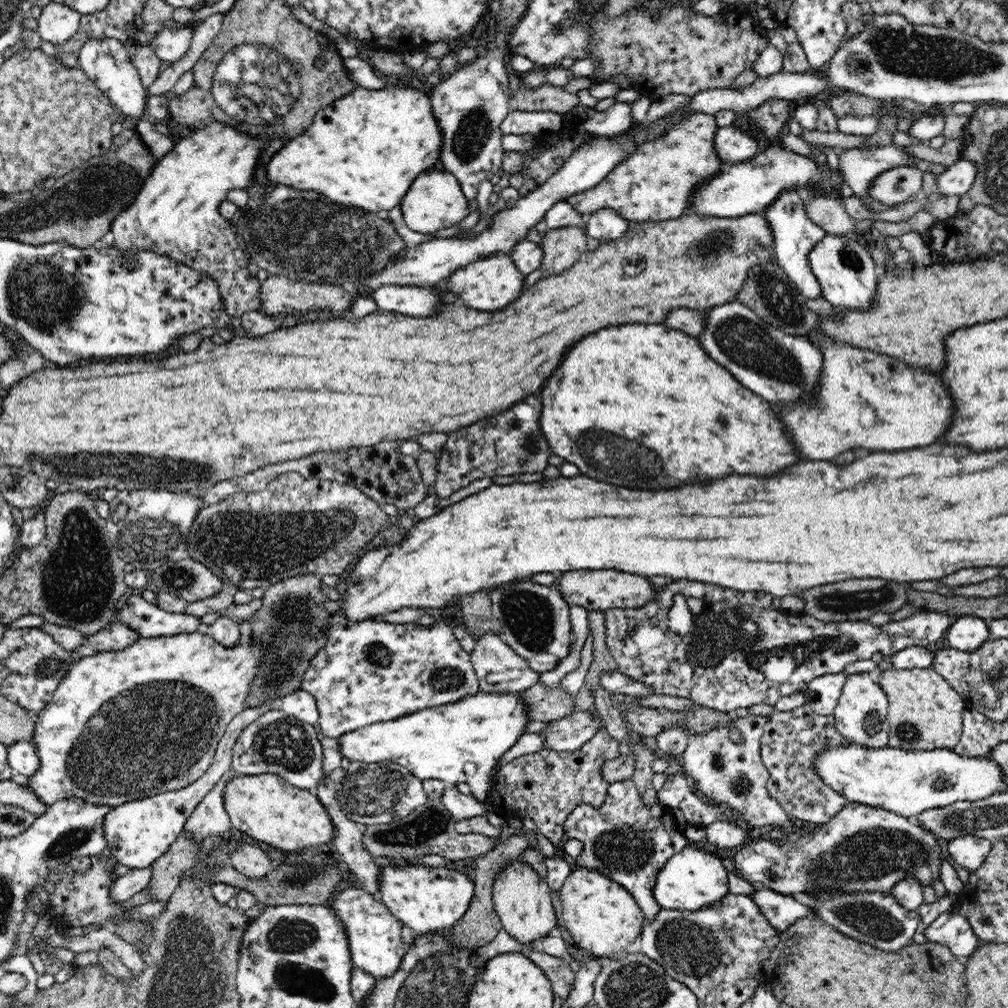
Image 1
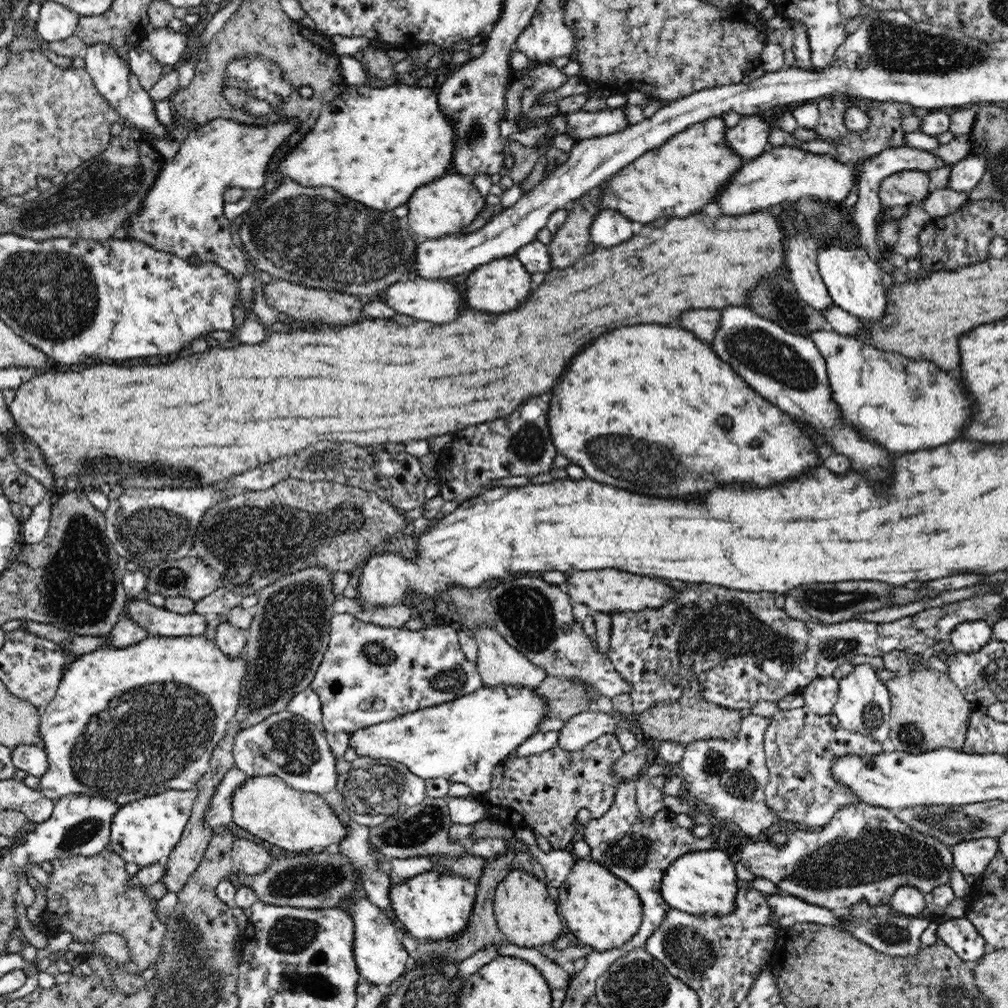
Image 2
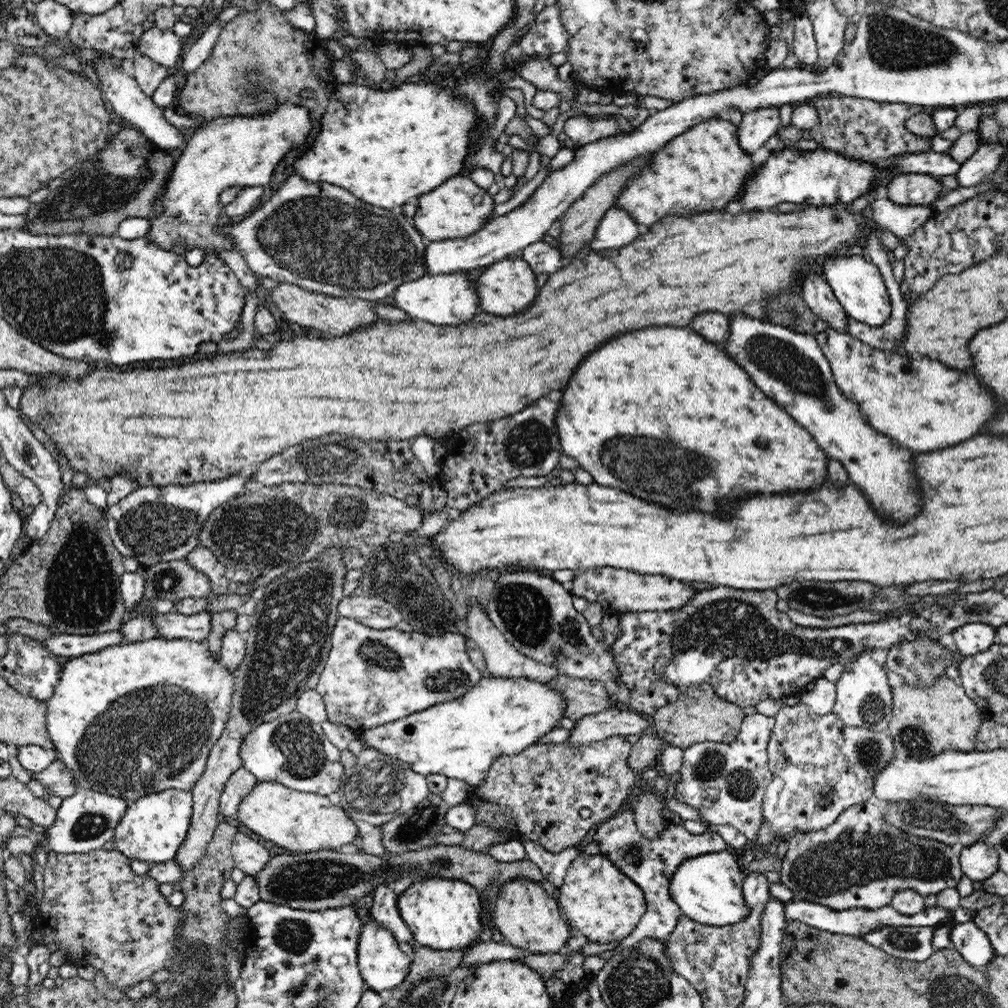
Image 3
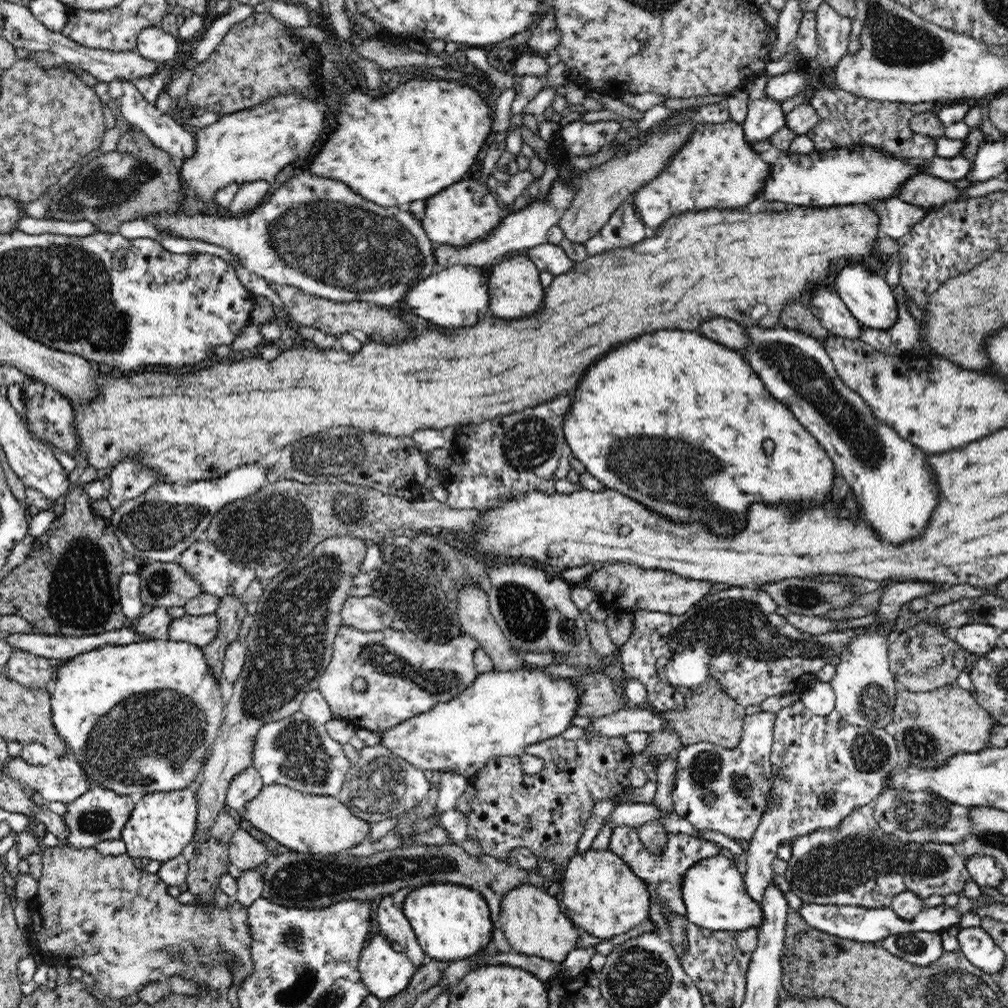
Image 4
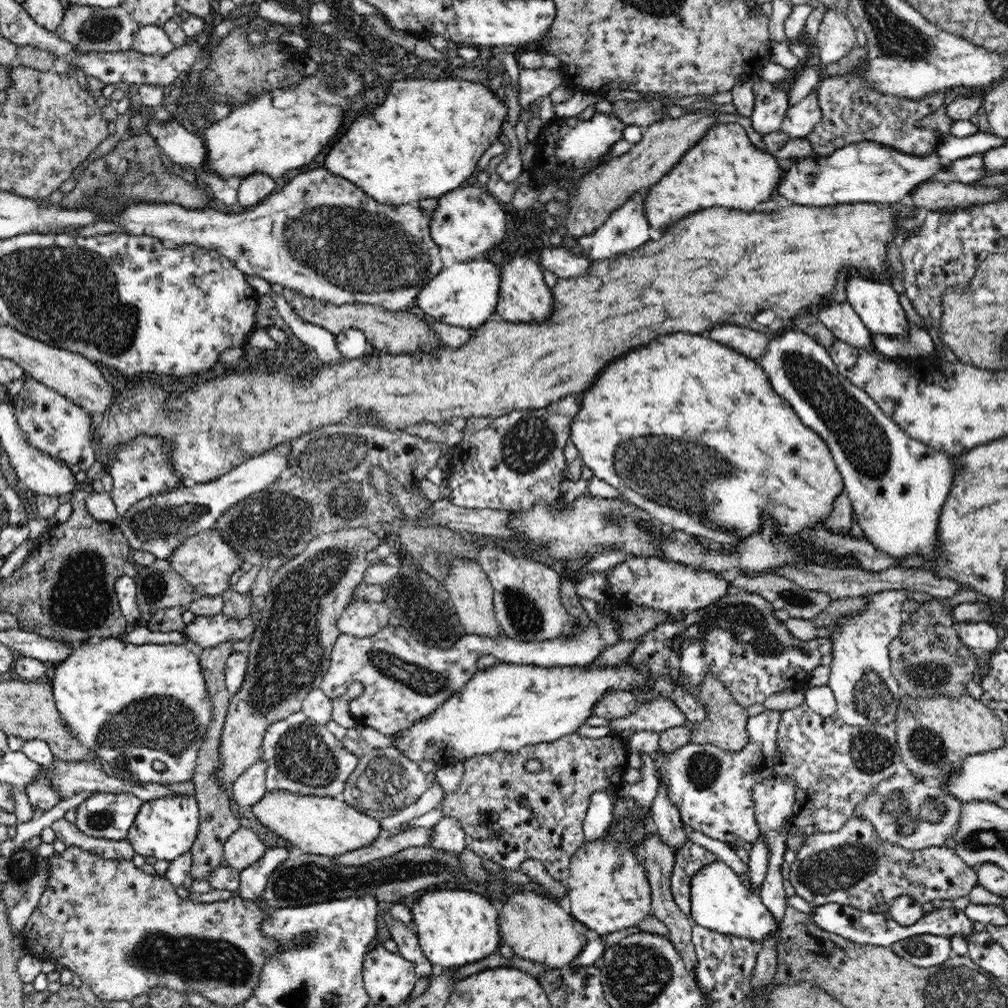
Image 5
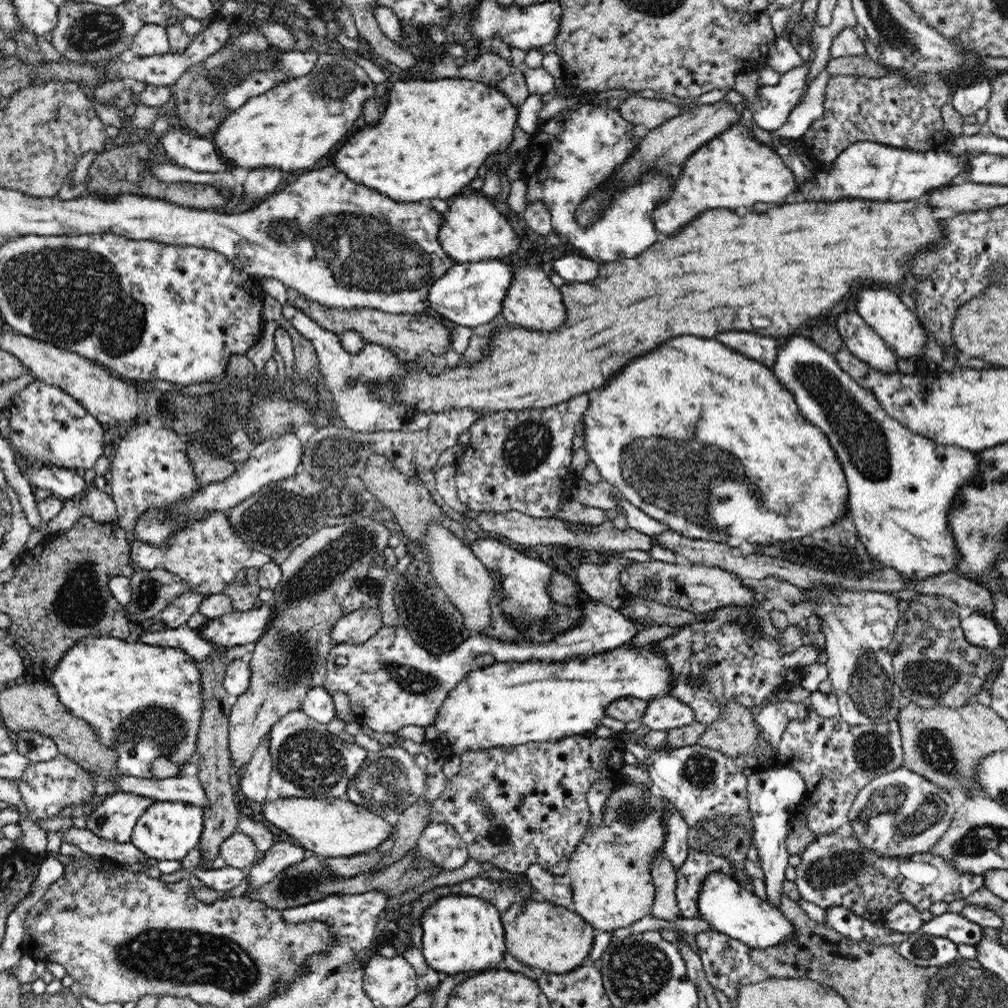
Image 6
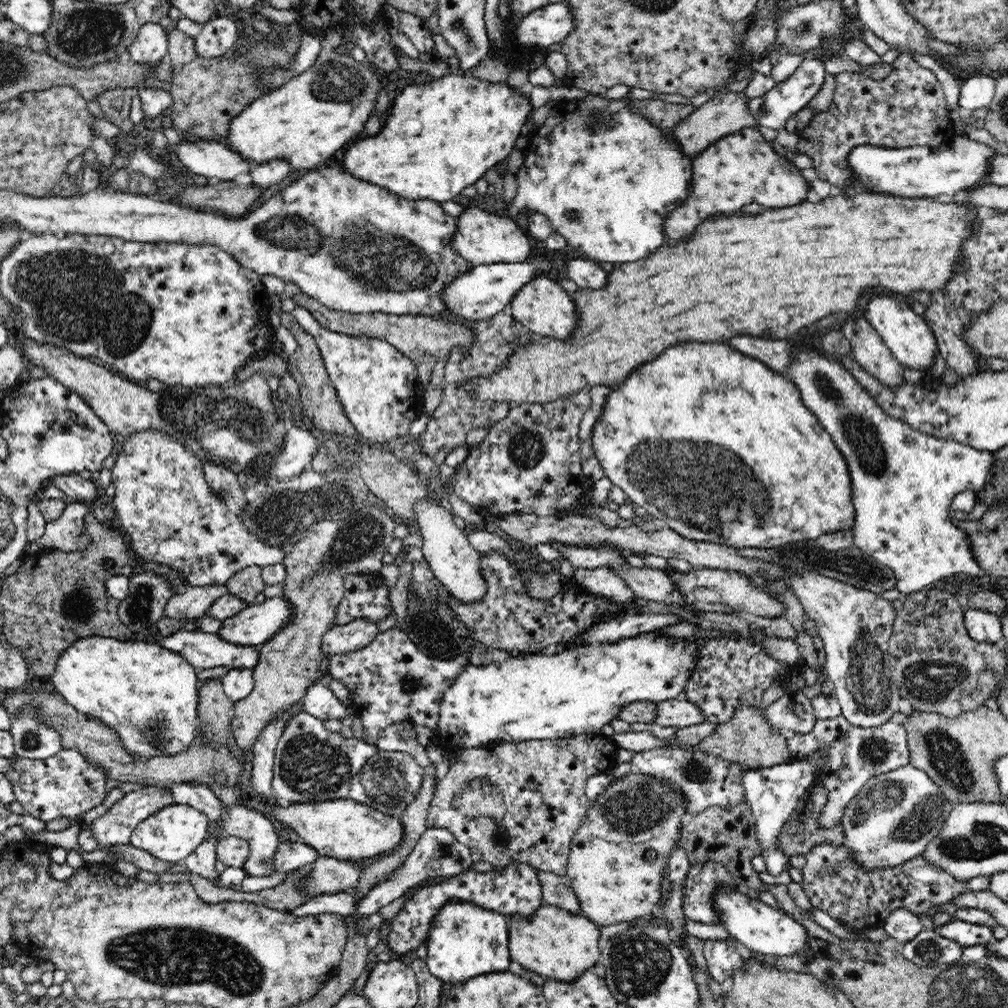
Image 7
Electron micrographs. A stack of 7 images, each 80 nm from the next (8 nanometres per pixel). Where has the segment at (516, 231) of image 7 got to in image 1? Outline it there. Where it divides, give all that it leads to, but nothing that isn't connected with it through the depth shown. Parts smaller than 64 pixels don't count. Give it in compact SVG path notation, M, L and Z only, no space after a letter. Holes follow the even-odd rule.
M430 168L420 172L420 176L412 182L410 190L400 200L400 211L410 230L422 234L432 234L443 228L454 227L464 216L468 216L468 201L460 189L458 179L442 168Z

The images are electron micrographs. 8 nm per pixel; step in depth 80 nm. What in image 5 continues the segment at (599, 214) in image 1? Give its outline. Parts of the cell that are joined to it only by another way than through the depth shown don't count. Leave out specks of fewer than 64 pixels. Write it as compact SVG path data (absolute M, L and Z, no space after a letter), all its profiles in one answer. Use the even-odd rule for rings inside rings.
M636 192L620 208L612 211L608 221L600 226L594 234L582 236L576 242L584 249L588 260L616 258L616 256L634 251L644 245L644 242L651 240L648 230L650 230L650 226L644 214L644 194Z

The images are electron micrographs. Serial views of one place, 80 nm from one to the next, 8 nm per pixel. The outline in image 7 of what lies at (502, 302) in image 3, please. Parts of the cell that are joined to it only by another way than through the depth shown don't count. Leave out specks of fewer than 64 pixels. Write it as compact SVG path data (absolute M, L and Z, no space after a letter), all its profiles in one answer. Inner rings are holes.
M543 274L530 278L530 282L517 291L508 308L515 322L526 330L532 331L534 335L566 338L570 334L570 330L574 328L574 322L578 320L576 305L571 296L556 282L544 278Z

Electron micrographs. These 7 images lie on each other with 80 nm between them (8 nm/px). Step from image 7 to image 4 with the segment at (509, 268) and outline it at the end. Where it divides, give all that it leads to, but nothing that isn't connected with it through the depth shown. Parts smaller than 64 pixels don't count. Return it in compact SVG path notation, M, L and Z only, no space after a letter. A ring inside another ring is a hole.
M452 266L446 270L437 270L428 278L418 281L404 294L401 308L438 327L472 326L482 316L489 314L486 282L489 272L489 267L485 266Z

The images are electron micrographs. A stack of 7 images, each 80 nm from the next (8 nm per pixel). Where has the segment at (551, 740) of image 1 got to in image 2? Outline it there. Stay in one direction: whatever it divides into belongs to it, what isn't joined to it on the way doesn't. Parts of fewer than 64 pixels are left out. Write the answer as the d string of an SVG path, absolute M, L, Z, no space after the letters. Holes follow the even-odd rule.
M590 712L572 716L558 730L558 747L567 752L584 749L601 735L615 733L618 728L630 729L630 720L624 720L622 716L609 716L602 712Z

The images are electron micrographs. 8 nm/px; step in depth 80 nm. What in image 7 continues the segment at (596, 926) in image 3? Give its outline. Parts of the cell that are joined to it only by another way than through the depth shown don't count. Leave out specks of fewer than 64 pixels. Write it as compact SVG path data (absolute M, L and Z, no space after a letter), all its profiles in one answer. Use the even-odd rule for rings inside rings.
M631 772L624 773L625 777L622 778L619 774L616 774L612 779L609 787L589 806L589 813L585 823L576 831L576 836L572 838L572 848L567 860L567 875L570 877L571 885L580 903L580 911L582 915L590 919L593 923L596 923L599 927L608 926L614 923L630 923L634 919L641 919L646 915L649 915L652 911L656 910L658 900L660 900L660 880L666 872L668 864L668 854L671 853L673 847L677 844L677 841L681 838L680 828L682 828L682 814L686 812L686 801L684 801L684 795L676 793L674 789L666 787L658 780L642 774L632 774ZM648 851L654 851L656 858L650 862L646 859L645 854Z

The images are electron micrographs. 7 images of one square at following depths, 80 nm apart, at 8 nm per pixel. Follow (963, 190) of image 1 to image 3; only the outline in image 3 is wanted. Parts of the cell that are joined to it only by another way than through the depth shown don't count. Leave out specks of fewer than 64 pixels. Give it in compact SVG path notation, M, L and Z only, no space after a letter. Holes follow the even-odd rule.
M983 144L960 164L955 174L958 186L968 188L988 179L994 168L1000 164L1002 154L1006 152L1004 145Z

